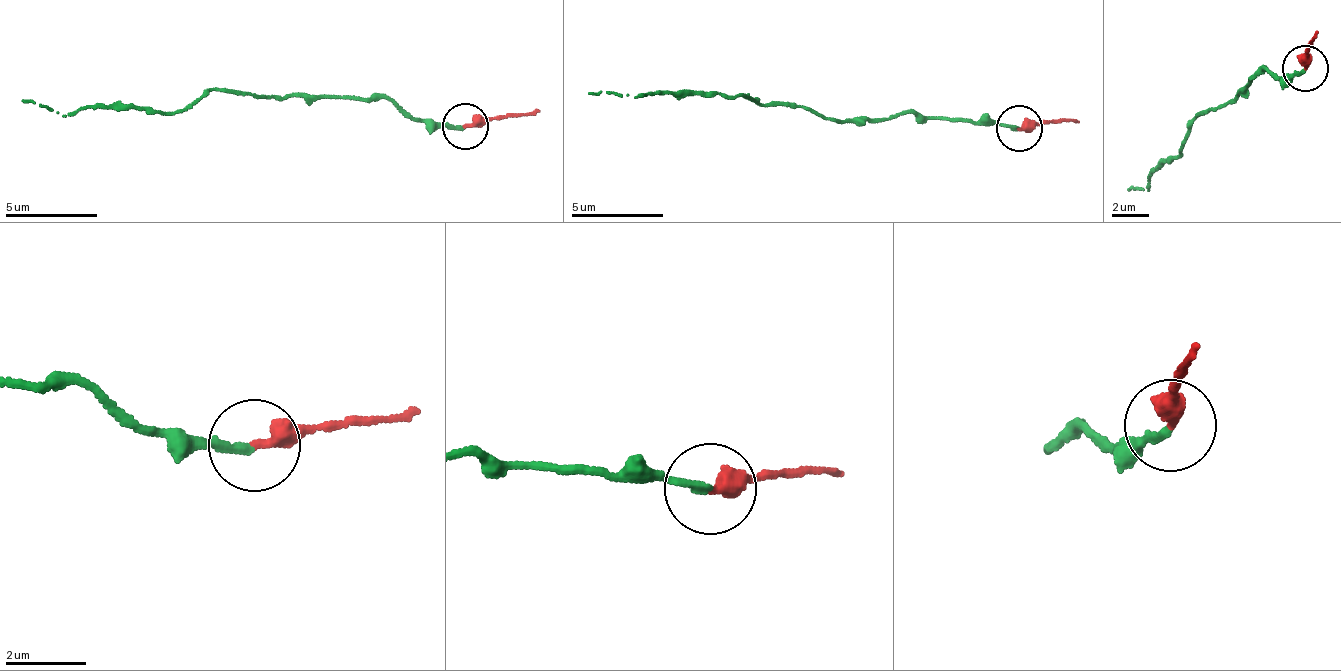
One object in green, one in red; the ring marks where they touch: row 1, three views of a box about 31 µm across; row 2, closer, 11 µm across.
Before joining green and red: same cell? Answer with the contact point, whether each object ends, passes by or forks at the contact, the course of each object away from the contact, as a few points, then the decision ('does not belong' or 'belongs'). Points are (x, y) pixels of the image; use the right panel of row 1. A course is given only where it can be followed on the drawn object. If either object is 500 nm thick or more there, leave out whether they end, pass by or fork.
place (1305, 68); green ends; red ends; course green (1306, 67), (1276, 81), (1255, 71), (1240, 92), (1194, 119), (1179, 154), (1146, 175), (1149, 188), (1129, 190); course red (1306, 67), (1318, 31); does not belong

